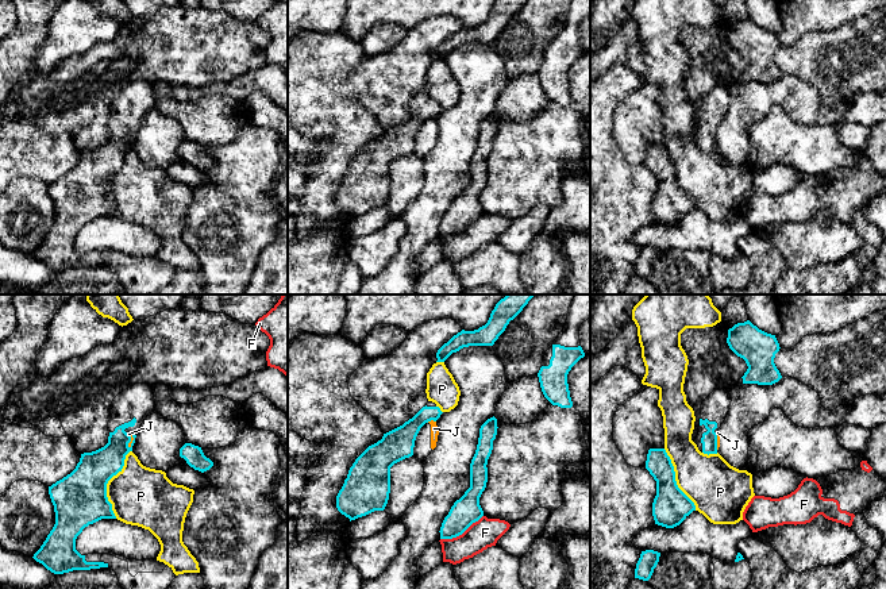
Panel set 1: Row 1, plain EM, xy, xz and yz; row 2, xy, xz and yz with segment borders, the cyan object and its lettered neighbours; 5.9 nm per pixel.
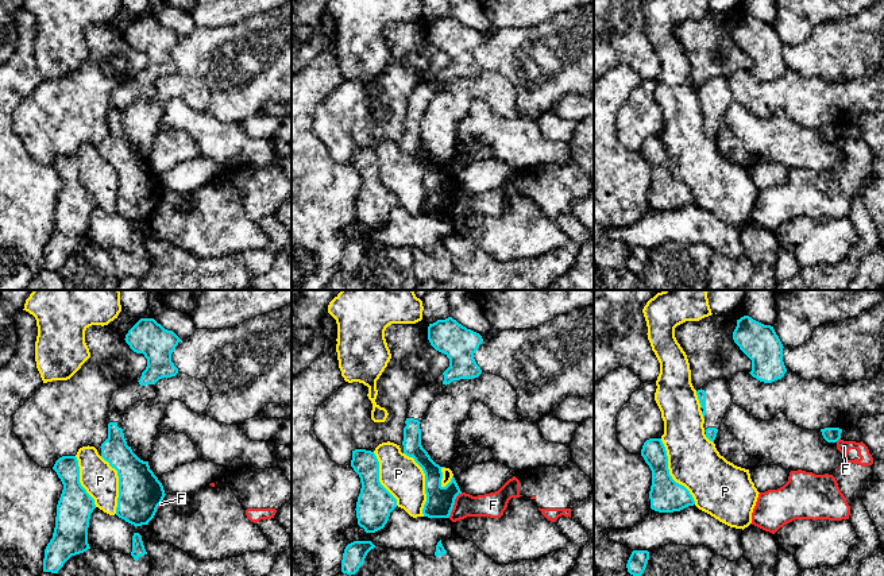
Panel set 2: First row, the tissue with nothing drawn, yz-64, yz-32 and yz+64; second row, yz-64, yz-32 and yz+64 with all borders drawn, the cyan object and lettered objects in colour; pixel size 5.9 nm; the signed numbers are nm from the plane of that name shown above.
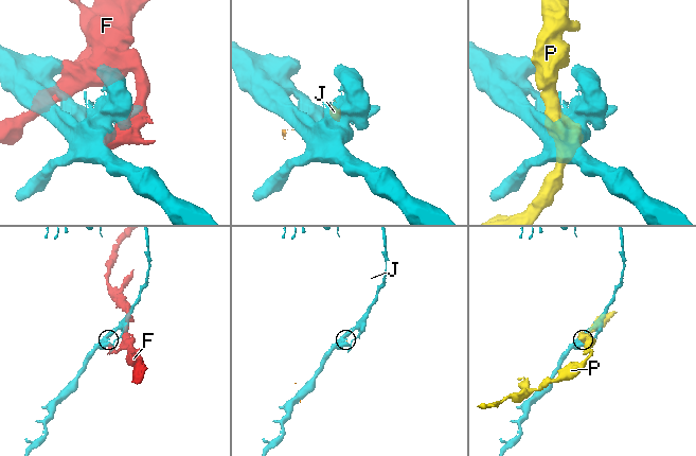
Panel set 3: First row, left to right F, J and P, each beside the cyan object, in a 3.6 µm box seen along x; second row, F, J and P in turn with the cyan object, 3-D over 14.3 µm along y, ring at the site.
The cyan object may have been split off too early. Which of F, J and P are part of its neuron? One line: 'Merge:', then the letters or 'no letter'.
Merge: no letter

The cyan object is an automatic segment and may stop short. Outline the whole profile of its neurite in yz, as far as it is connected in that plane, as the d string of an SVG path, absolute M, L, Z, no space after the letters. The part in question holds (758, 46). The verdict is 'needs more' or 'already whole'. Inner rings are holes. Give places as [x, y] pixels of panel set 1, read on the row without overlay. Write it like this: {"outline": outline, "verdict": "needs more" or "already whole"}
{"outline": "M747 18L728 27L727 41L748 63L741 74L743 81L773 82L782 76L774 61L781 46L775 32L759 27Z", "verdict": "already whole"}

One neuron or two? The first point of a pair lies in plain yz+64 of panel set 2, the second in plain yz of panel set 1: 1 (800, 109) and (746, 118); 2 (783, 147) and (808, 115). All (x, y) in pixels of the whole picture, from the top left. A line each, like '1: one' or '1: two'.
1: one
2: two

